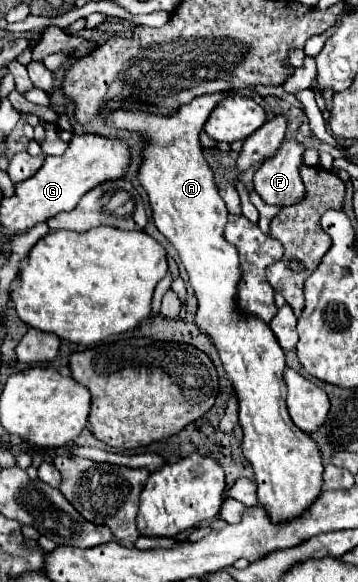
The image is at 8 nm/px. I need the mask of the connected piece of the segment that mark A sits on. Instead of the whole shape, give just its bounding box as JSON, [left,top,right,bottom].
[106,92,324,520]

